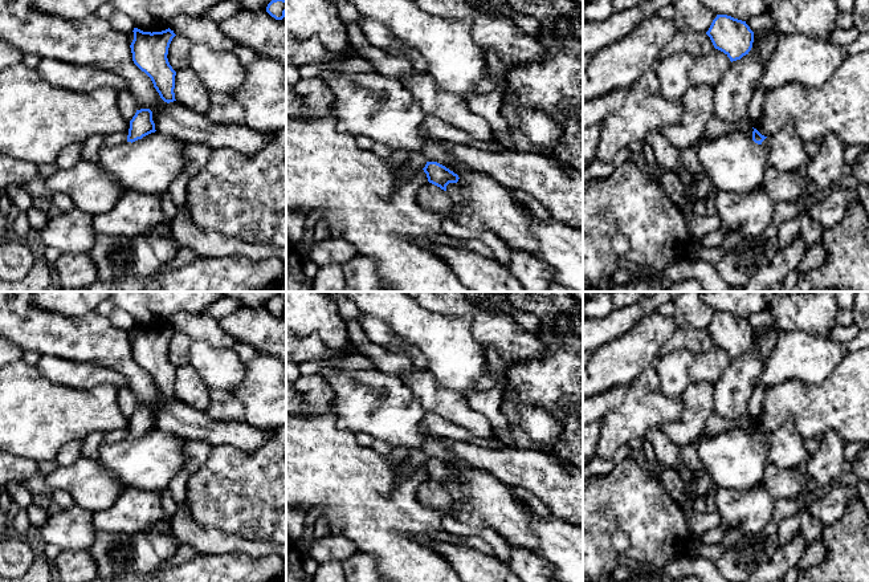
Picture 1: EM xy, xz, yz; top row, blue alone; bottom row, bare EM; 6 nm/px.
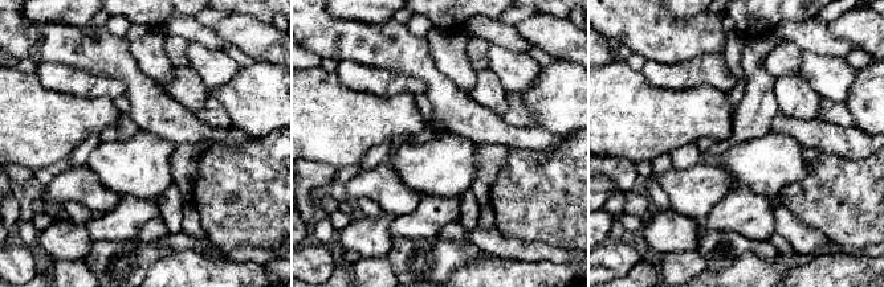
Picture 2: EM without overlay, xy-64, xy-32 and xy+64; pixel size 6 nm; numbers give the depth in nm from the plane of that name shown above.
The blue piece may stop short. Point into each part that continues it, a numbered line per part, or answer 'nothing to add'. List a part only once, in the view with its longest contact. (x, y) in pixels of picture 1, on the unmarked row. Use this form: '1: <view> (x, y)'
1: xz (432, 495)

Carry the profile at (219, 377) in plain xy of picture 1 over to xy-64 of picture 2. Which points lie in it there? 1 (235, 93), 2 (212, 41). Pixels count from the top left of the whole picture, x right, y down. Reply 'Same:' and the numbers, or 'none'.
Same: none

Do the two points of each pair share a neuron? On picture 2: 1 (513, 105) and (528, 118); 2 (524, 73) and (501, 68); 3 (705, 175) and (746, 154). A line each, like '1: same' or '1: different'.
1: same
2: same
3: different

